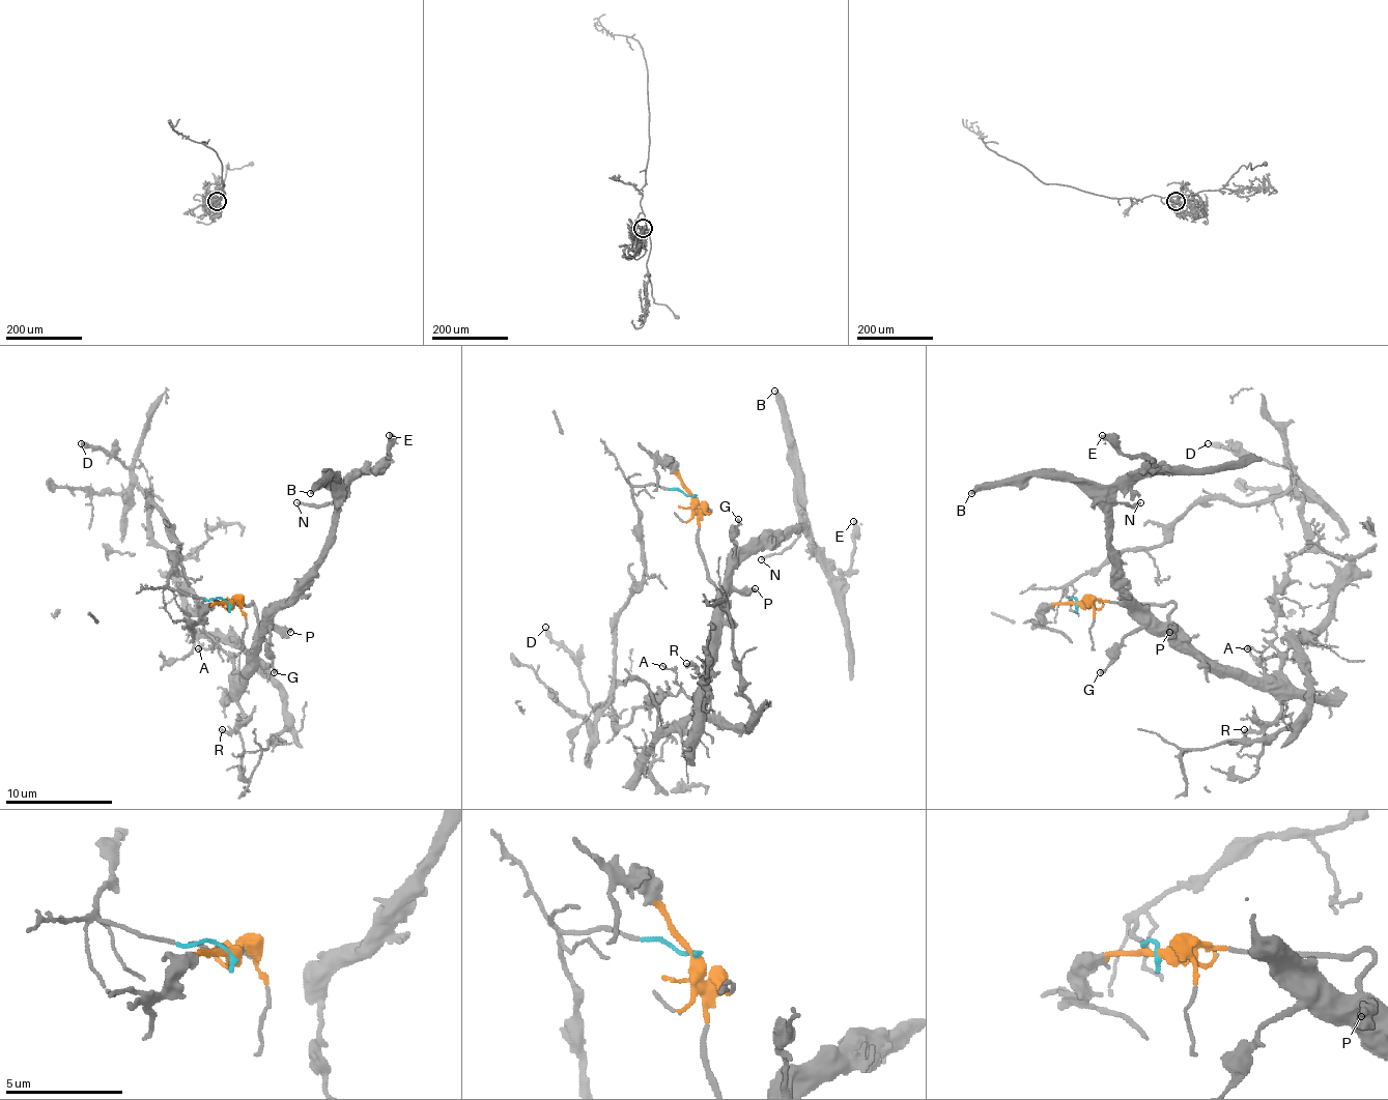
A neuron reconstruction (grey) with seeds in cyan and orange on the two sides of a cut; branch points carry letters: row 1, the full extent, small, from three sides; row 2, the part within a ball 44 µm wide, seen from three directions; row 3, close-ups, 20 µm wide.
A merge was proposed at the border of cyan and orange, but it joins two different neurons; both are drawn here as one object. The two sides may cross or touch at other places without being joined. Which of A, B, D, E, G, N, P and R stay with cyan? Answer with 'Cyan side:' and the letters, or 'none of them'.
Cyan side: D

